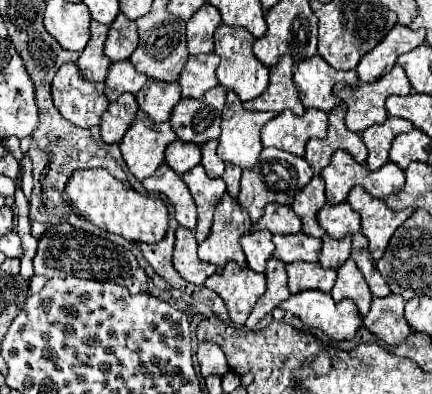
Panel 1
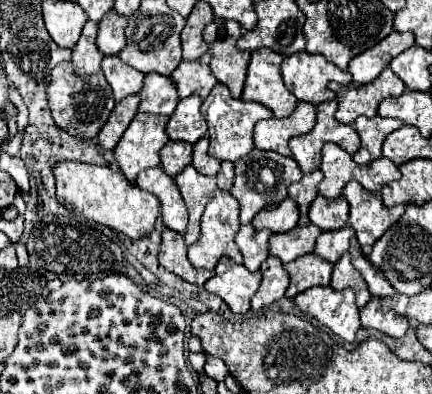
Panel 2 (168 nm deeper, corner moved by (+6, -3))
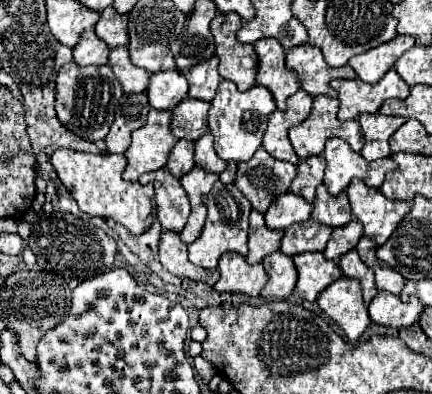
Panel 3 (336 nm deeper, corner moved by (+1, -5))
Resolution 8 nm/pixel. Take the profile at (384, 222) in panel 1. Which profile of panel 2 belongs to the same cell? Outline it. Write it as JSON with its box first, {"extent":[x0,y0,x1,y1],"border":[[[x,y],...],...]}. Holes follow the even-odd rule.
{"extent":[342,181,406,257],"border":[[[350,181],[344,187],[342,195],[350,203],[350,225],[356,231],[362,253],[368,257],[374,241],[378,241],[384,231],[402,217],[406,205],[388,209],[386,205],[382,205],[380,195],[366,191],[358,181]]]}

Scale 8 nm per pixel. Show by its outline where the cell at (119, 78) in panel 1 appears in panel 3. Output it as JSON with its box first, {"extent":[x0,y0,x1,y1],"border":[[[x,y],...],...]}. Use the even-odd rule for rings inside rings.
{"extent":[109,47,149,93],"border":[[[117,47],[109,53],[109,67],[119,79],[125,93],[143,93],[149,85],[149,73],[133,65],[127,47]]]}

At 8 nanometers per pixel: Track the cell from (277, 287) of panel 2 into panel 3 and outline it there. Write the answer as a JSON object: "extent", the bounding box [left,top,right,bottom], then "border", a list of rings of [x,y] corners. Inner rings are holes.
{"extent":[261,251,297,299],"border":[[[275,251],[271,255],[267,255],[267,259],[263,259],[265,271],[269,275],[267,285],[261,289],[261,297],[269,299],[287,299],[297,283],[297,269],[293,265],[293,259],[283,255],[281,251]]]}

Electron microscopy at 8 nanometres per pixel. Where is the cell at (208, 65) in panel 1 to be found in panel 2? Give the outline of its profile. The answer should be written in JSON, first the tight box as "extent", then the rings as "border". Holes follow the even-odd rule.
{"extent":[170,53,218,99],"border":[[[204,53],[196,61],[180,61],[178,69],[170,75],[172,81],[178,87],[180,97],[190,97],[198,93],[202,99],[206,99],[212,91],[212,87],[218,83],[216,77],[210,73],[208,63],[212,59],[212,53]]]}

